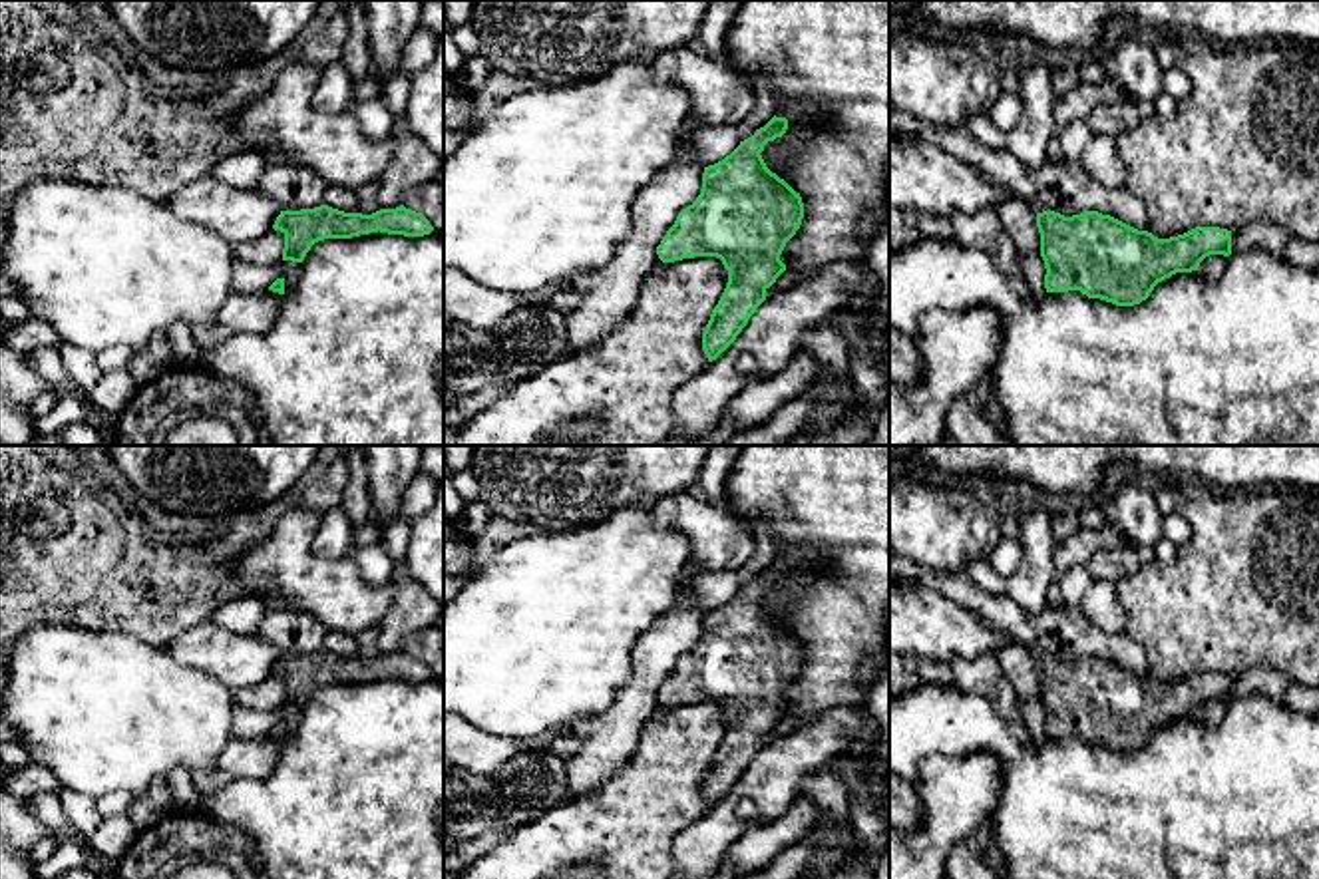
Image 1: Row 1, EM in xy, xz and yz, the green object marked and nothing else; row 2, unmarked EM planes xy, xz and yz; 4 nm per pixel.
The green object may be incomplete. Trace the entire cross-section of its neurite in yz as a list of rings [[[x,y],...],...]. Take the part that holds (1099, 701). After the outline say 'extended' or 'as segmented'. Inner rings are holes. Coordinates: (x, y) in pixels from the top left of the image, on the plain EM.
[[[1036,658],[1046,738],[1080,736],[1116,752],[1134,752],[1176,718],[1198,716],[1210,700],[1231,700],[1231,676],[1196,672],[1158,684],[1110,660]]] | as segmented

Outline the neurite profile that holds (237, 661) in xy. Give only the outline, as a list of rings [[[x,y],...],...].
[[[213,620],[175,636],[167,650],[177,662],[211,674],[231,692],[261,684],[281,660],[279,650],[261,636],[231,632]]]

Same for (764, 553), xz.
[[[760,519],[754,525],[754,555],[750,561],[740,569],[740,581],[742,587],[752,583],[760,573],[764,573],[774,561],[776,561],[776,539],[774,539],[774,521],[772,519]]]

